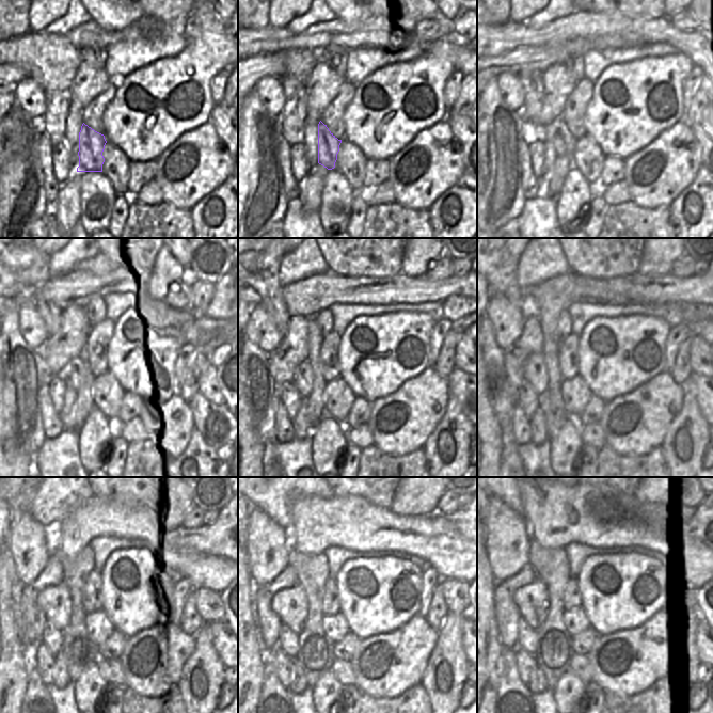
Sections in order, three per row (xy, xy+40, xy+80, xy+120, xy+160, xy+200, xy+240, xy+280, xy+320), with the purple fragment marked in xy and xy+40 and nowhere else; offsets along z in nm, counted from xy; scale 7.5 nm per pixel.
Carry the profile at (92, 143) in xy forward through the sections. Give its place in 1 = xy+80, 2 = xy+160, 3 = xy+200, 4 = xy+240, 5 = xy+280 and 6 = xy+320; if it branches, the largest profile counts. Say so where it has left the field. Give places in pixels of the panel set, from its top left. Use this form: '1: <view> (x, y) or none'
1: xy+80 (564, 142)
2: xy+160 (303, 377)
3: xy+200 (535, 371)
4: xy+240 (54, 602)
5: xy+280 (290, 604)
6: xy+320 (532, 600)

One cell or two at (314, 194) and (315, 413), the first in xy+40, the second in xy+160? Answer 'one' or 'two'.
one

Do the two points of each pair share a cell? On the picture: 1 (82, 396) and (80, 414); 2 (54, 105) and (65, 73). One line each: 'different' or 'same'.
1: same
2: different

